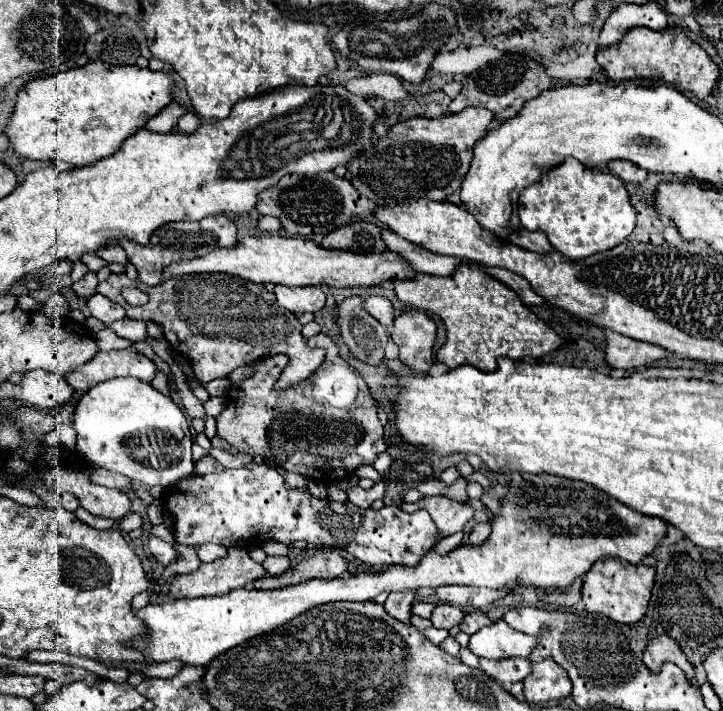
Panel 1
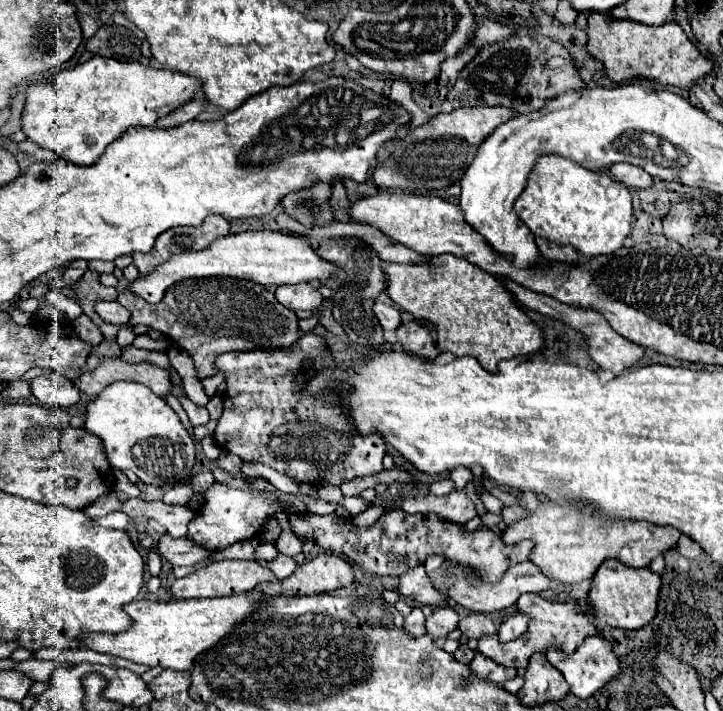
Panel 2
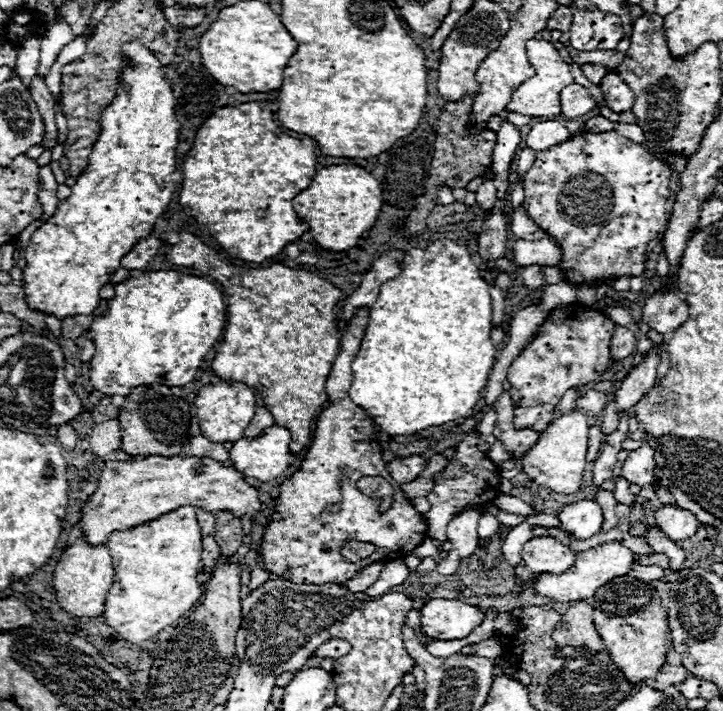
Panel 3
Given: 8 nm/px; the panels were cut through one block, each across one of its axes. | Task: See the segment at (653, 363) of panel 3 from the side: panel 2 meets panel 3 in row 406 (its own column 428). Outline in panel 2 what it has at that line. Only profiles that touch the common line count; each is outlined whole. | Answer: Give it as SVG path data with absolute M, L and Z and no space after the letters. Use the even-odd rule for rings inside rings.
M440 606L426 618L428 636L432 640L444 640L460 622L460 614L450 606Z

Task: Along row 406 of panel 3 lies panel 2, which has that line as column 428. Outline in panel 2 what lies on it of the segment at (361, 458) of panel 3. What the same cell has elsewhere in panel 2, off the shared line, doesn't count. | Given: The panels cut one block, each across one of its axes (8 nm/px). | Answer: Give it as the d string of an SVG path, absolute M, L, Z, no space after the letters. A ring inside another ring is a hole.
M416 320L402 322L396 330L396 338L406 352L422 356L426 360L434 360L440 354L440 350L434 344L432 330L424 322L416 322Z

